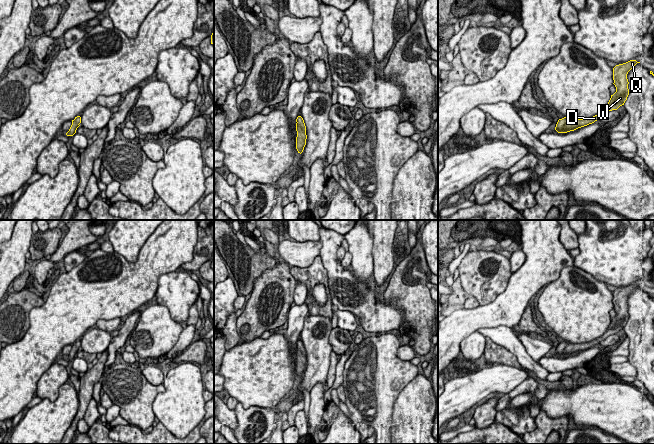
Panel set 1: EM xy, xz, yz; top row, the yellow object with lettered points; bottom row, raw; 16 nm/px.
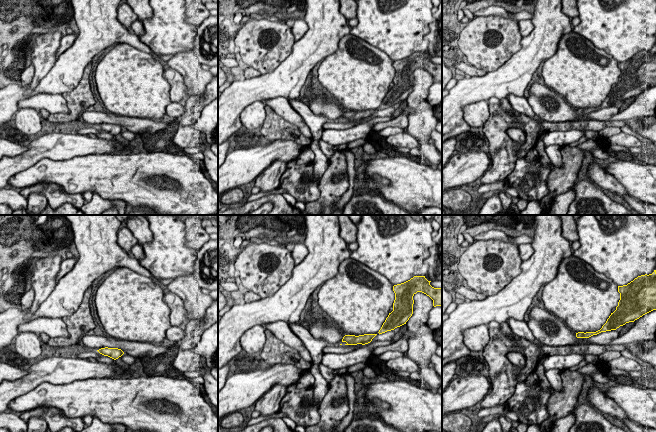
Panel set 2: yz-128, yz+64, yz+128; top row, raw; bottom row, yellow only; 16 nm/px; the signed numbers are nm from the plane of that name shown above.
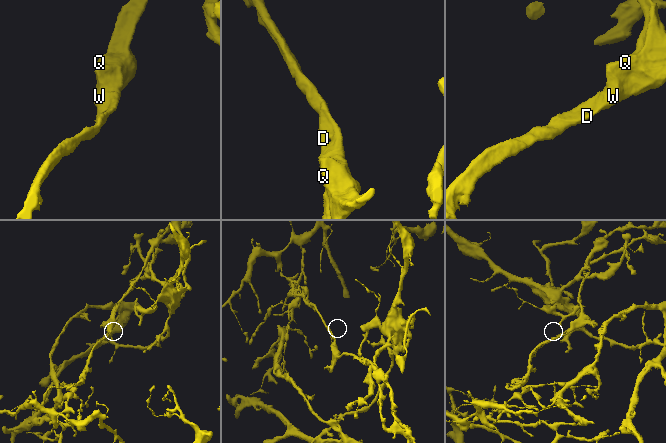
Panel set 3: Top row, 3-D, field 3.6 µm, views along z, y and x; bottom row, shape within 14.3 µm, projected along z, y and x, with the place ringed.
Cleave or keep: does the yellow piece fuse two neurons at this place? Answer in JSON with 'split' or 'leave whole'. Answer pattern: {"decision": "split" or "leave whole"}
{"decision": "split"}

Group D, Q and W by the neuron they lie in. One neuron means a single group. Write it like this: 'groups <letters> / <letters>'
groups D / Q W

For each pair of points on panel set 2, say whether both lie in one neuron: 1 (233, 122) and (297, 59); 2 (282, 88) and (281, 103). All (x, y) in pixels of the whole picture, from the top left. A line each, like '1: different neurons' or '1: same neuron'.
1: same neuron
2: different neurons

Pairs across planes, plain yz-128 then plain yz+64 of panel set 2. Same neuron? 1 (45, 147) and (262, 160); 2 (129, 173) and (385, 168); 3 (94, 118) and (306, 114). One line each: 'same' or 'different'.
1: same
2: same
3: same

